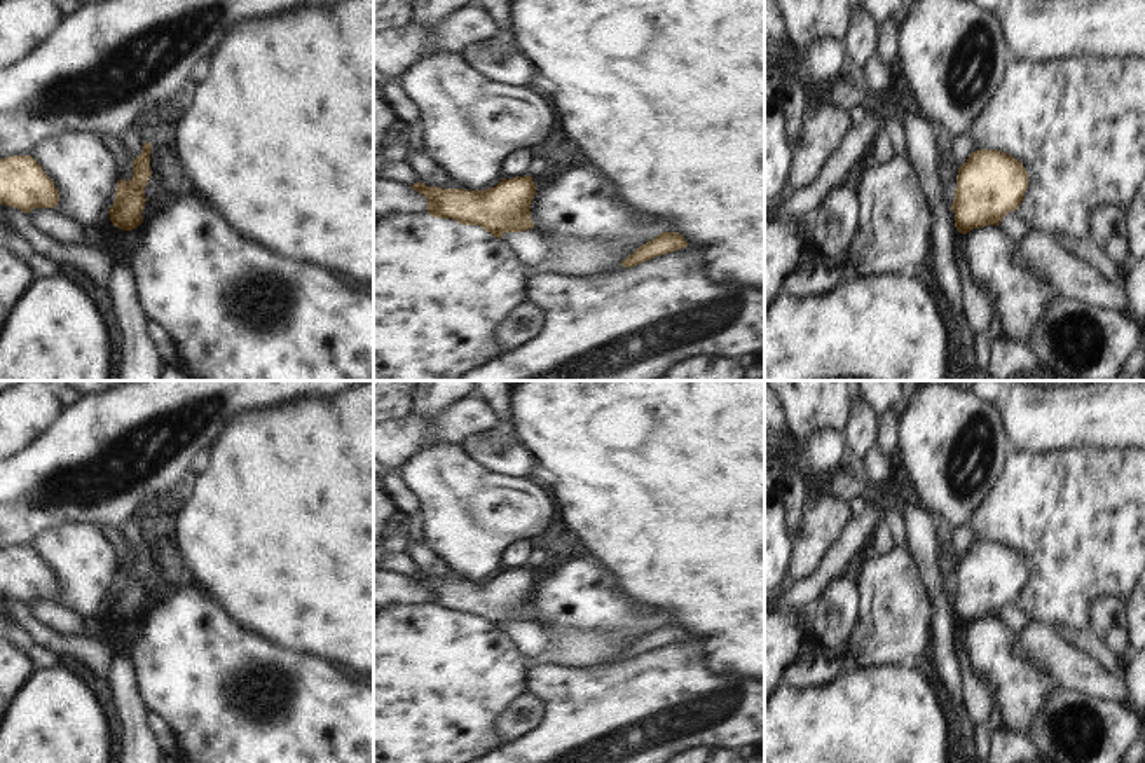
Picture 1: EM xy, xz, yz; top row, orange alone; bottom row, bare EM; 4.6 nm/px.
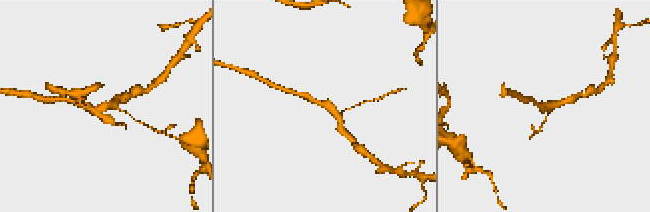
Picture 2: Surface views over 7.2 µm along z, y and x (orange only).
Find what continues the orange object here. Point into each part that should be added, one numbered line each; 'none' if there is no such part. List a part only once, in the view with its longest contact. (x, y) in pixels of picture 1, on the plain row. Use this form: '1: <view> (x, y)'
none

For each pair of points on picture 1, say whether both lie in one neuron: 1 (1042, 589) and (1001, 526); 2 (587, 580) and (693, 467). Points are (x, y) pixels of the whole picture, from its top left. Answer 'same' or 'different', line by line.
1: same
2: different

